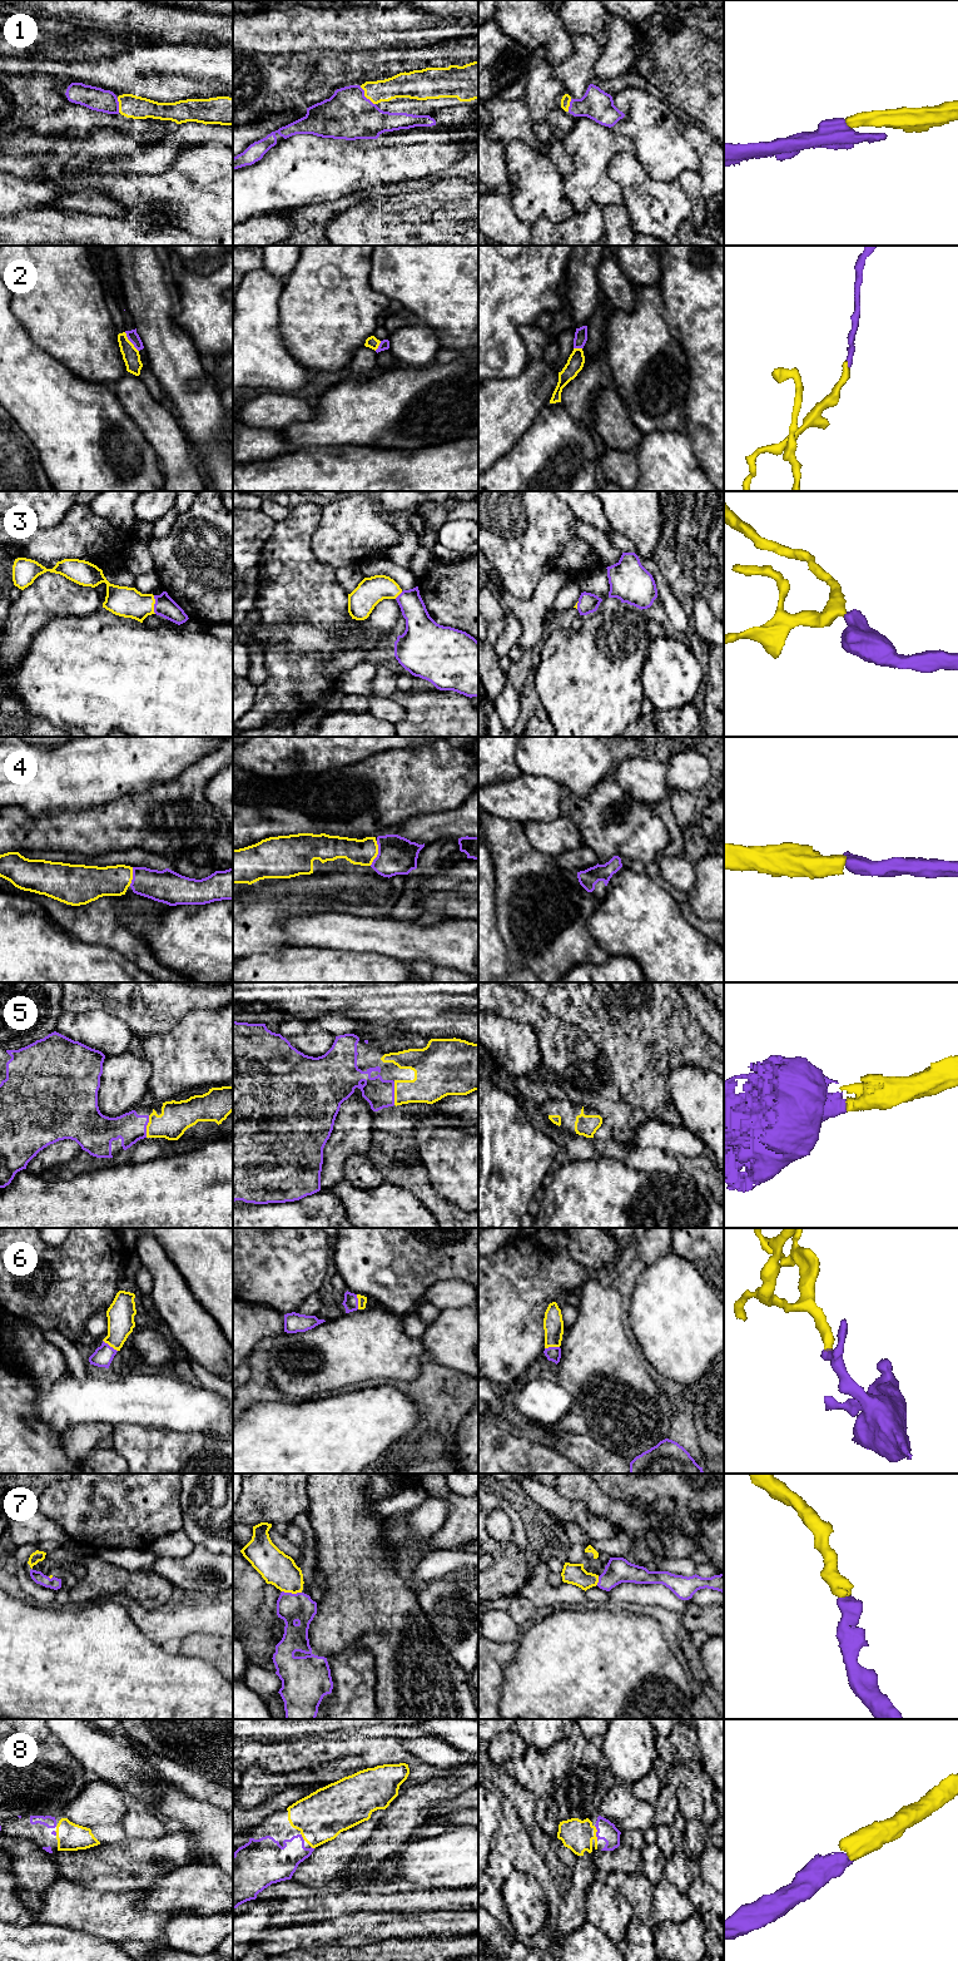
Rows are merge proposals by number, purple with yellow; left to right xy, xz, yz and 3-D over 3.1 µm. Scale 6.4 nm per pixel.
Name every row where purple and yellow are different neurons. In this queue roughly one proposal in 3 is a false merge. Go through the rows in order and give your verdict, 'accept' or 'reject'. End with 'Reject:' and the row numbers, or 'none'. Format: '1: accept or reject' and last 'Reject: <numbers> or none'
1: accept
2: reject
3: accept
4: accept
5: accept
6: accept
7: accept
8: accept
Reject: 2

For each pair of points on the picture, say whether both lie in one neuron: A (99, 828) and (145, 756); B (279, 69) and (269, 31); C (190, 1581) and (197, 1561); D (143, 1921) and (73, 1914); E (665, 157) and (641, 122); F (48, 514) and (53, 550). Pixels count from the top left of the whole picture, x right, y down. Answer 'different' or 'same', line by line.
A: different
B: different
C: same
D: same
E: same
F: different

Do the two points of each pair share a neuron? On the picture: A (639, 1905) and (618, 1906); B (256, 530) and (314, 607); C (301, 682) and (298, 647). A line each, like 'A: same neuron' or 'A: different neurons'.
A: different neurons
B: different neurons
C: different neurons

